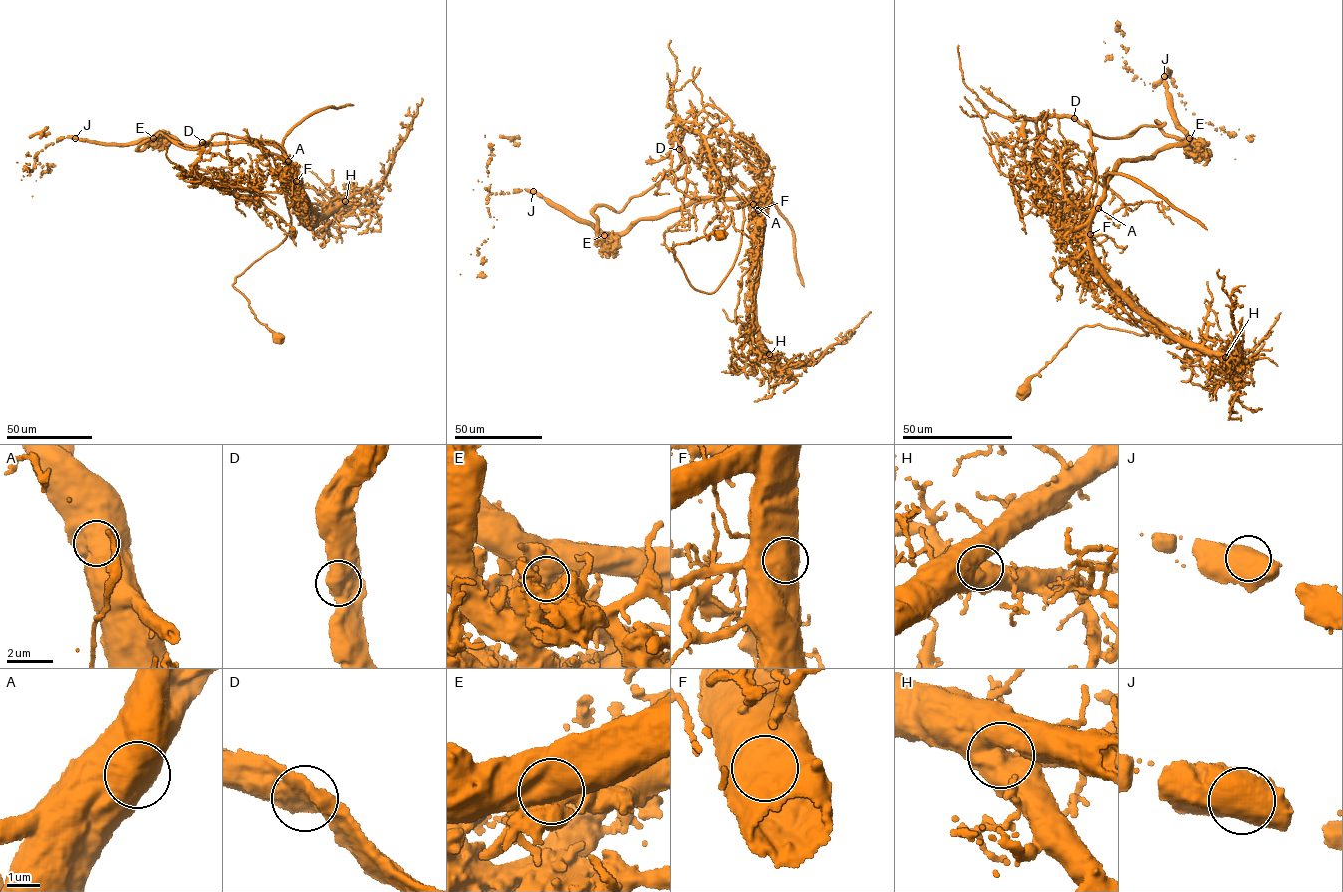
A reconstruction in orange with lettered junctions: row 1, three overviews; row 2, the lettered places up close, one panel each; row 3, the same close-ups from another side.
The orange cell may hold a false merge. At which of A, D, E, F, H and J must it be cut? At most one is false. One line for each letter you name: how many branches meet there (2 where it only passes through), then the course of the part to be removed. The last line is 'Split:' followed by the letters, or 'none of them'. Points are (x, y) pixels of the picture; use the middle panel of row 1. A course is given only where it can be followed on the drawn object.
E: branches 1; course (603, 235), (597, 207), (690, 158), (744, 220), (724, 280), (694, 288), (673, 247), (723, 235)
Split: E

